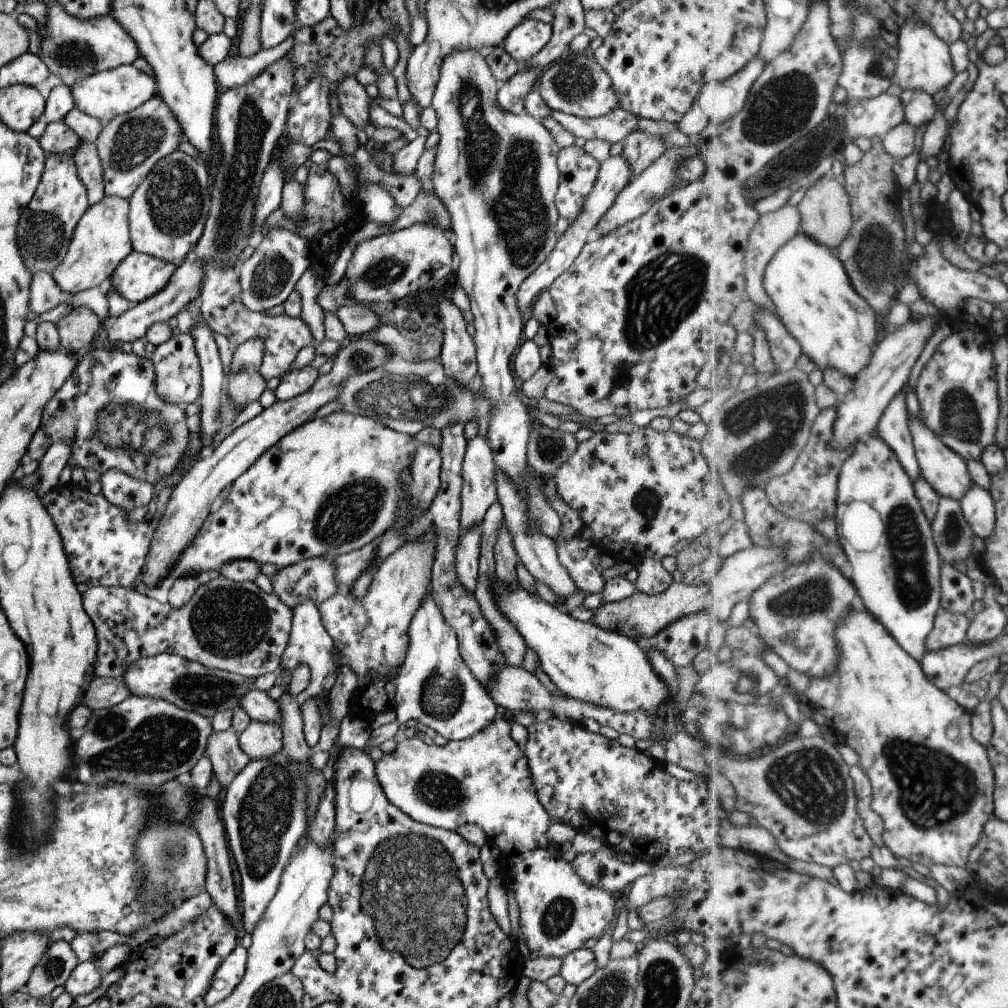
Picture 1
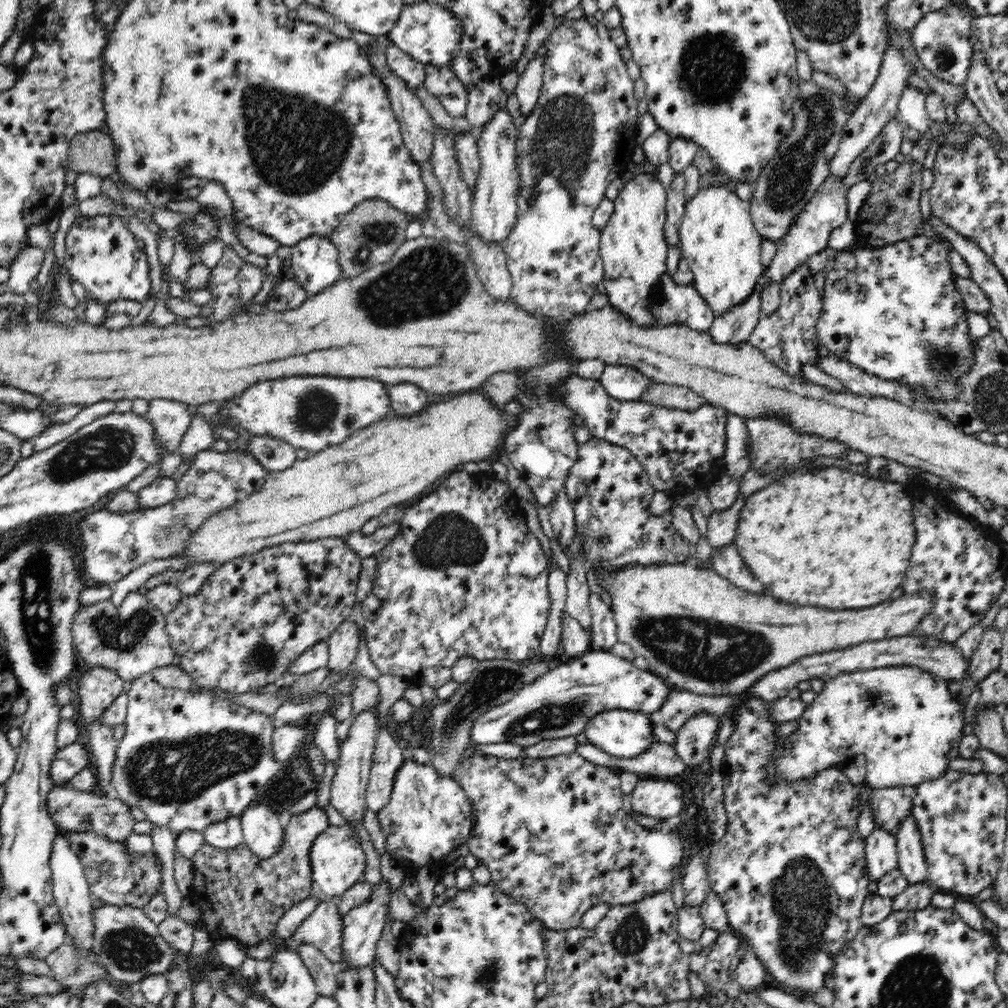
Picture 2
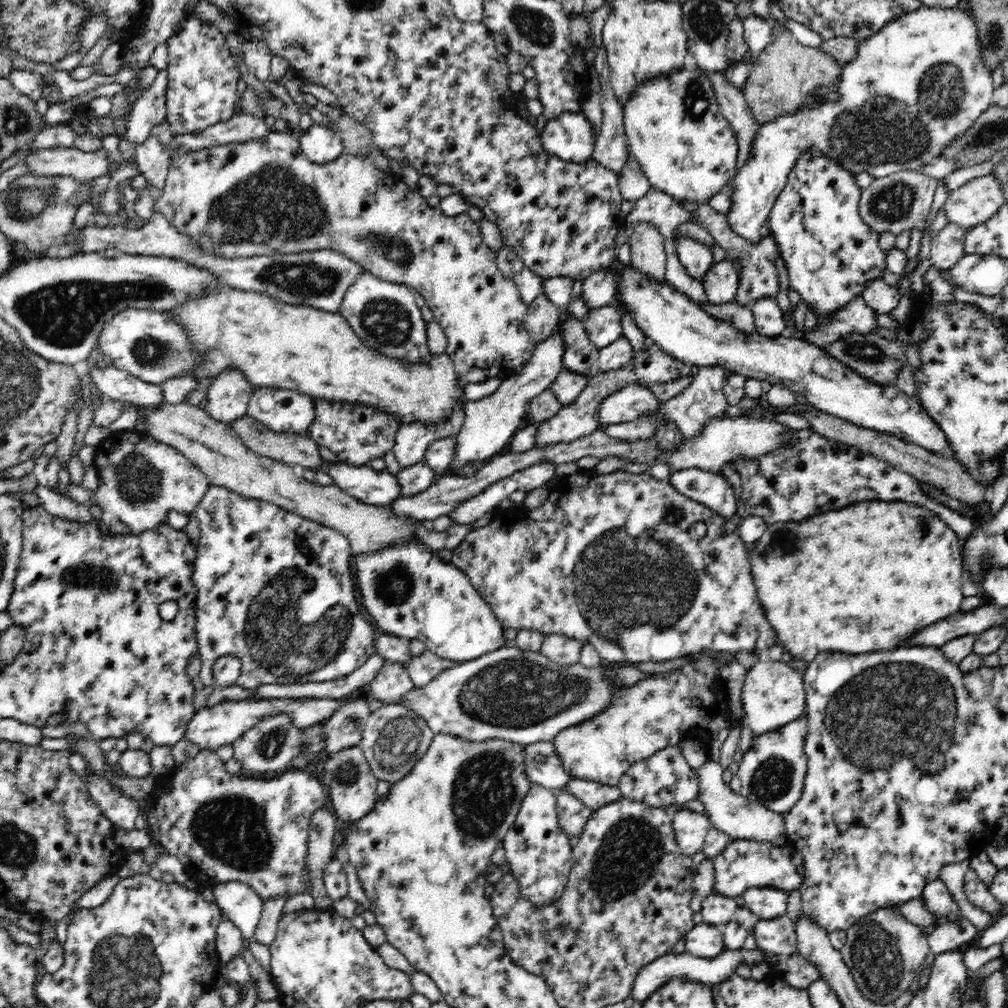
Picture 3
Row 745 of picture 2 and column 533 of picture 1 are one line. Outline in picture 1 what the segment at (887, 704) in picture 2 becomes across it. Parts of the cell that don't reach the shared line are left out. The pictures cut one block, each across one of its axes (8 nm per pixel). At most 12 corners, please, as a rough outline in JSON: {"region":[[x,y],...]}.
{"region":[[500,710],[470,738],[375,763],[415,821],[509,850],[532,959],[598,939],[616,897],[547,847],[550,816]]}

